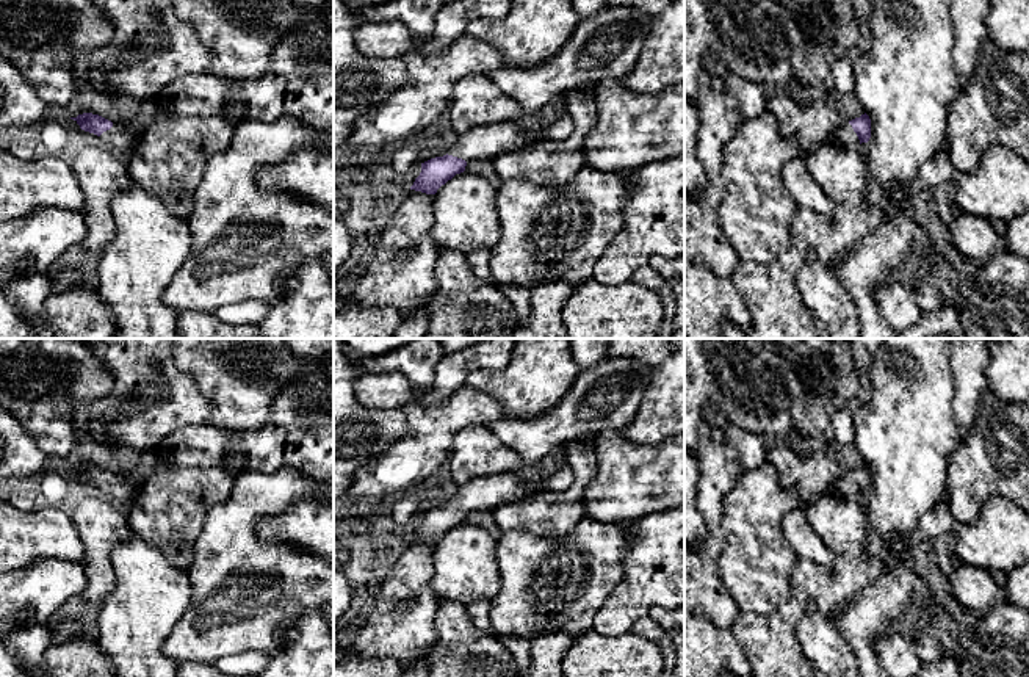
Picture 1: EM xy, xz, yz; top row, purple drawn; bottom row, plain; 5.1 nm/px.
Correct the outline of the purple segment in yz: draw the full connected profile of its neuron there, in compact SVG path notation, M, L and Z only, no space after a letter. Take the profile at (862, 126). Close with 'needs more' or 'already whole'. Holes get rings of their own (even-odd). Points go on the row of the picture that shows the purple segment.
M865 113L852 121L843 121L832 133L830 139L843 147L857 147L871 138L871 119Z; needs more

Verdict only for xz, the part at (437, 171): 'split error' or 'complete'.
split error

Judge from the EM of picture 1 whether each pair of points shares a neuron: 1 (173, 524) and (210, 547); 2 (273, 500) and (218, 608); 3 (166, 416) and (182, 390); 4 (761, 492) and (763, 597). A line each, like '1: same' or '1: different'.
1: different
2: same
3: same
4: same

